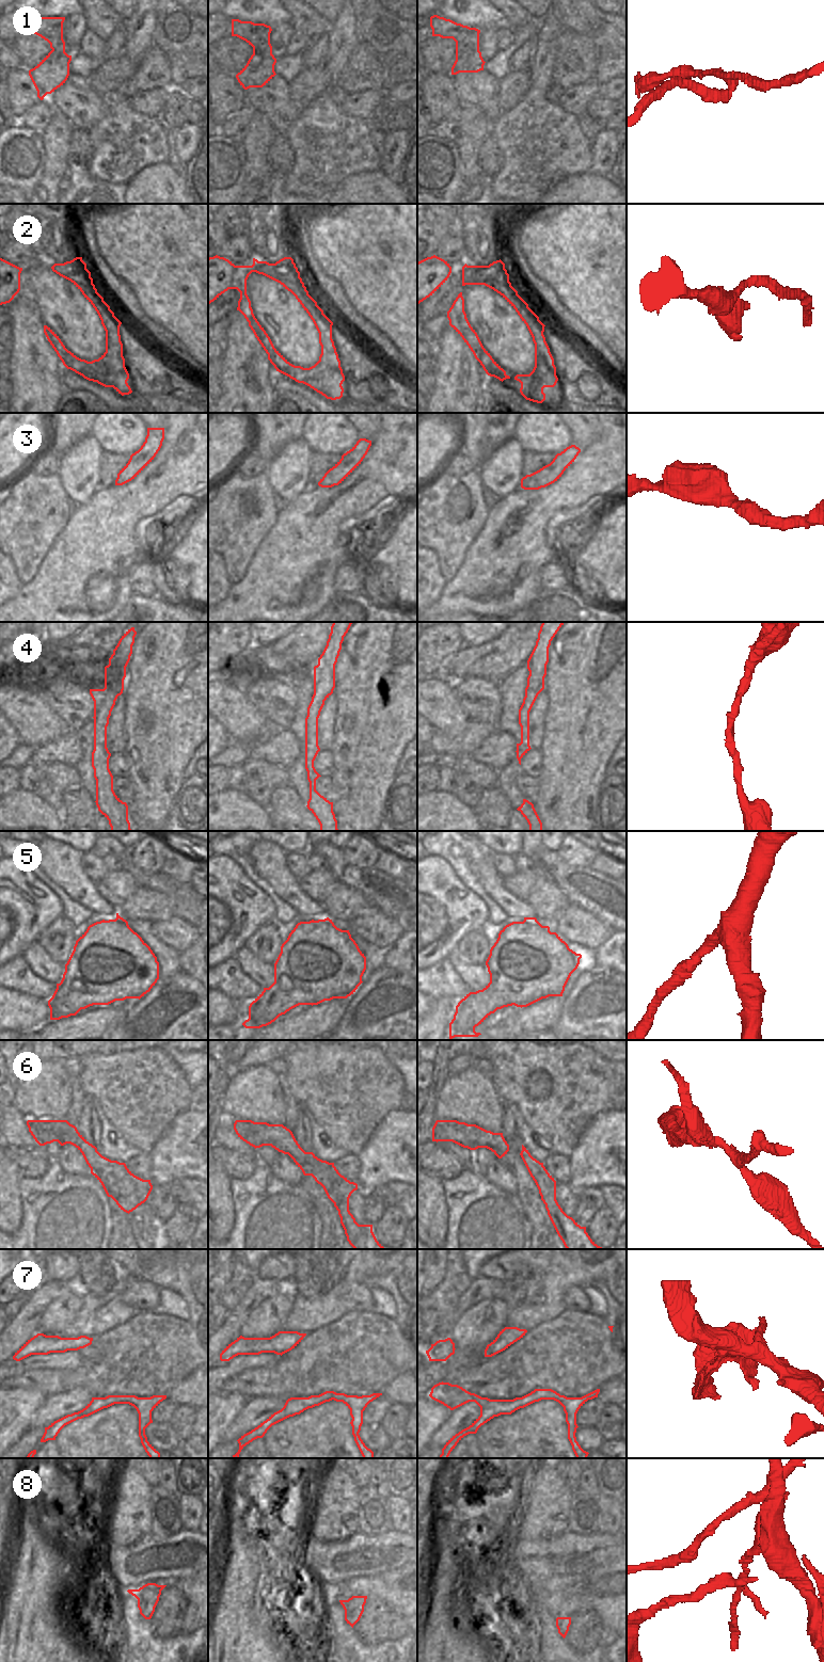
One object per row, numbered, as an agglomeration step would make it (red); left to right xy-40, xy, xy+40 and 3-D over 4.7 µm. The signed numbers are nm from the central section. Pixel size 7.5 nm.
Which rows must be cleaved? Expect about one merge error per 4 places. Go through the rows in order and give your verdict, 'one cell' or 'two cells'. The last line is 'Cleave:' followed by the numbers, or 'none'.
1: two cells
2: one cell
3: one cell
4: one cell
5: one cell
6: two cells
7: one cell
8: two cells
Cleave: 1, 6, 8

